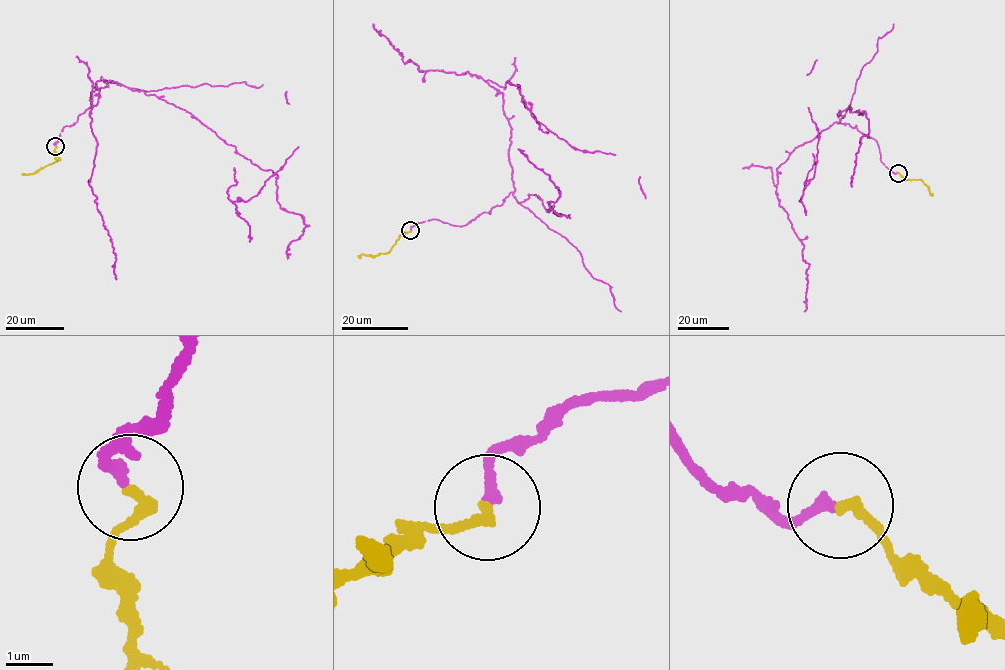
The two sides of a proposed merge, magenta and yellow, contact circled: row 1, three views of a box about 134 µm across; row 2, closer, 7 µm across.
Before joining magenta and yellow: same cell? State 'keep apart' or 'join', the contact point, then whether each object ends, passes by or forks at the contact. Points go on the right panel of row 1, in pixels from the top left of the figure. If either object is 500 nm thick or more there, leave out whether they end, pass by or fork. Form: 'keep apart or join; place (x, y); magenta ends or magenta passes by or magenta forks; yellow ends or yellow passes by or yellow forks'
join; place (898, 173); magenta ends; yellow ends

